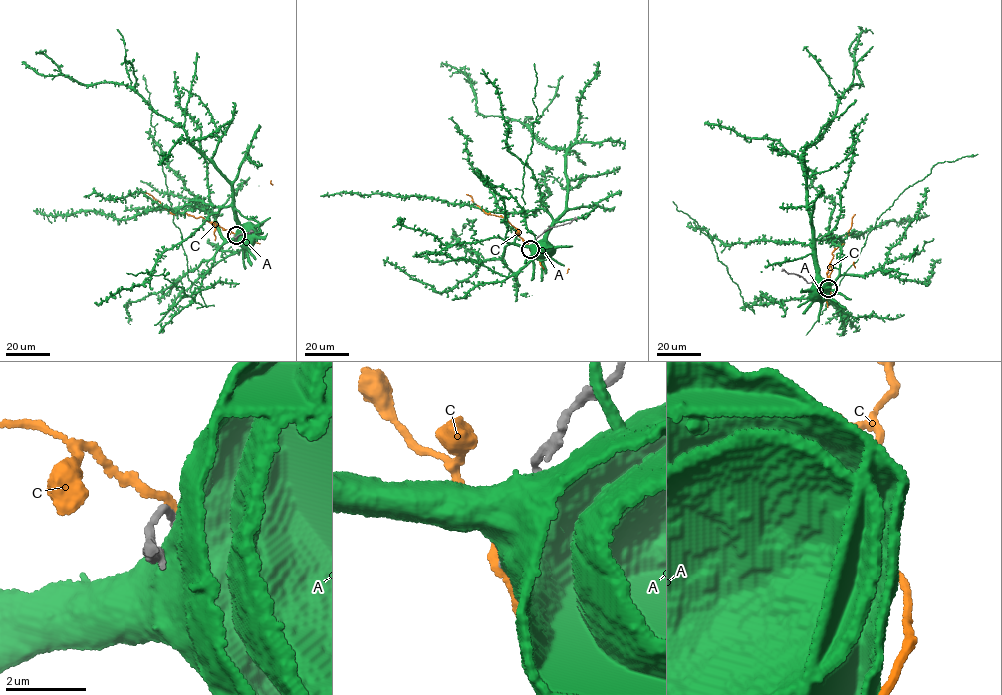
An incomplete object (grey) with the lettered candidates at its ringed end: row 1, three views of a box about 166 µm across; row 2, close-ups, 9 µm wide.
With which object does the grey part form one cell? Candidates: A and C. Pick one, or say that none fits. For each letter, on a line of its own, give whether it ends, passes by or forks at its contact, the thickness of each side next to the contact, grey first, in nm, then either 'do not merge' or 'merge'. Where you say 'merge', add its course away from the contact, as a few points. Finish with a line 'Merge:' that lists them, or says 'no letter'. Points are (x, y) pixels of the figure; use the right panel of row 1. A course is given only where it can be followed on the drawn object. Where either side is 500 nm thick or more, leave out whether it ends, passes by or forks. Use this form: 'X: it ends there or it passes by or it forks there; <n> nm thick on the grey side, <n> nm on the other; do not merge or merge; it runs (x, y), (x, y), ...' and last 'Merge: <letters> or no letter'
A: 220 nm thick on the grey side, 750 nm on the other; do not merge
C: it passes by; 180 nm thick on the grey side, 200 nm on the other; do not merge
Merge: no letter

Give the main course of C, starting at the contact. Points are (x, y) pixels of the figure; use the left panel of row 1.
C: (235, 235), (201, 217), (181, 212), (172, 213), (144, 192)

